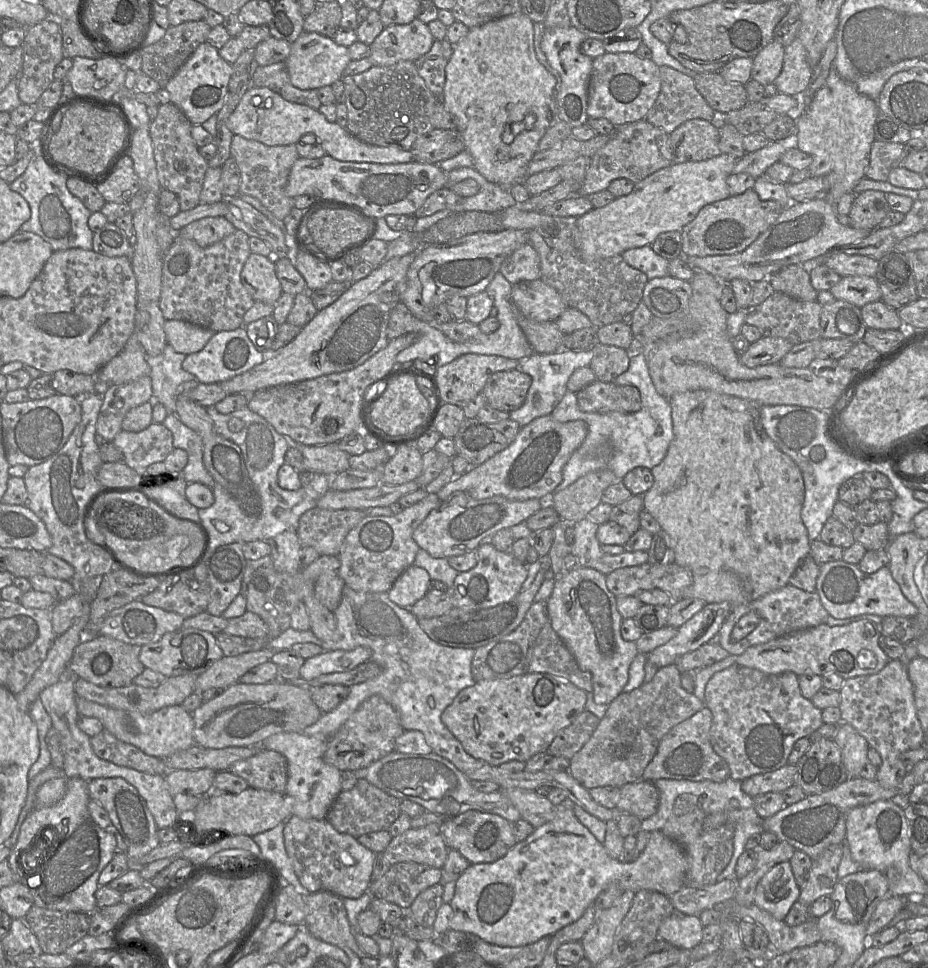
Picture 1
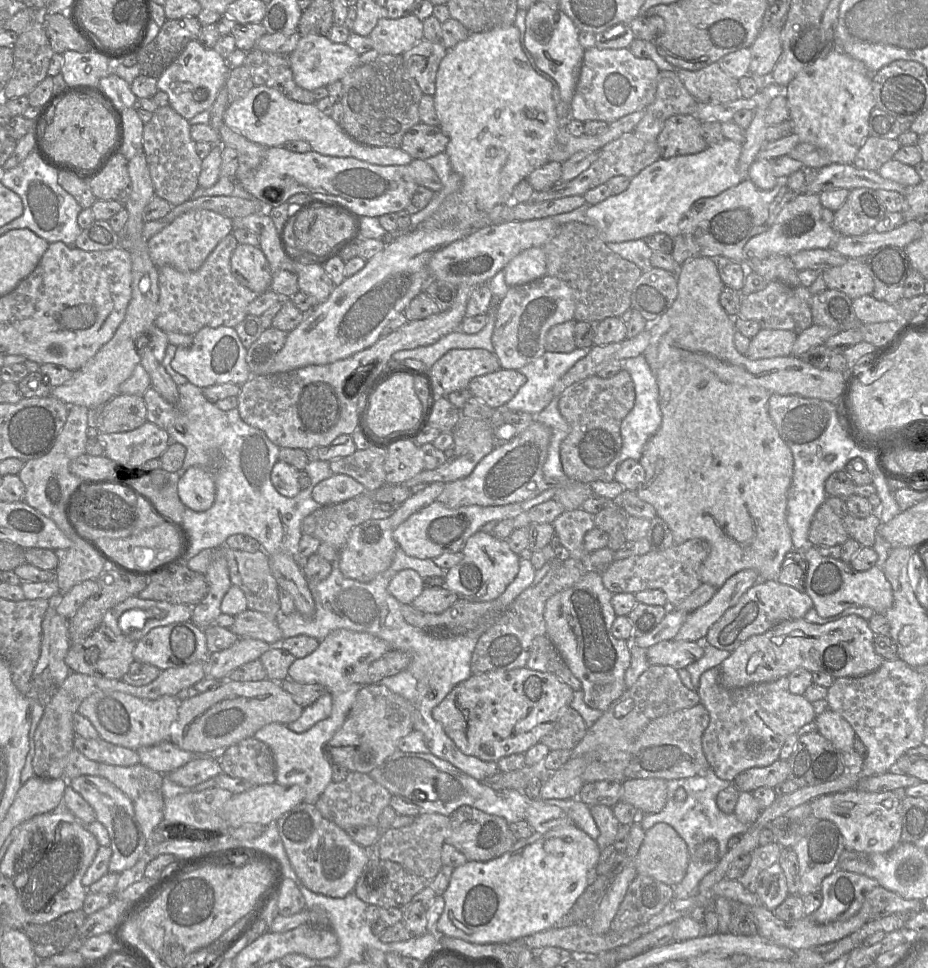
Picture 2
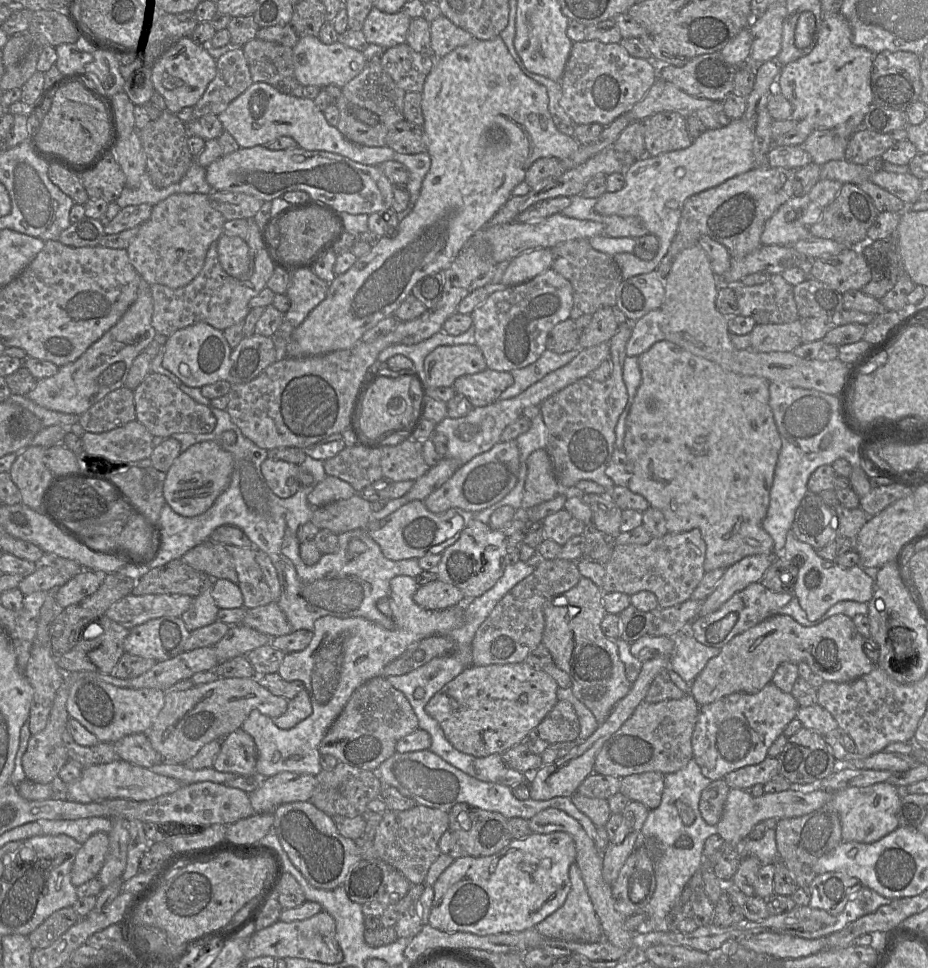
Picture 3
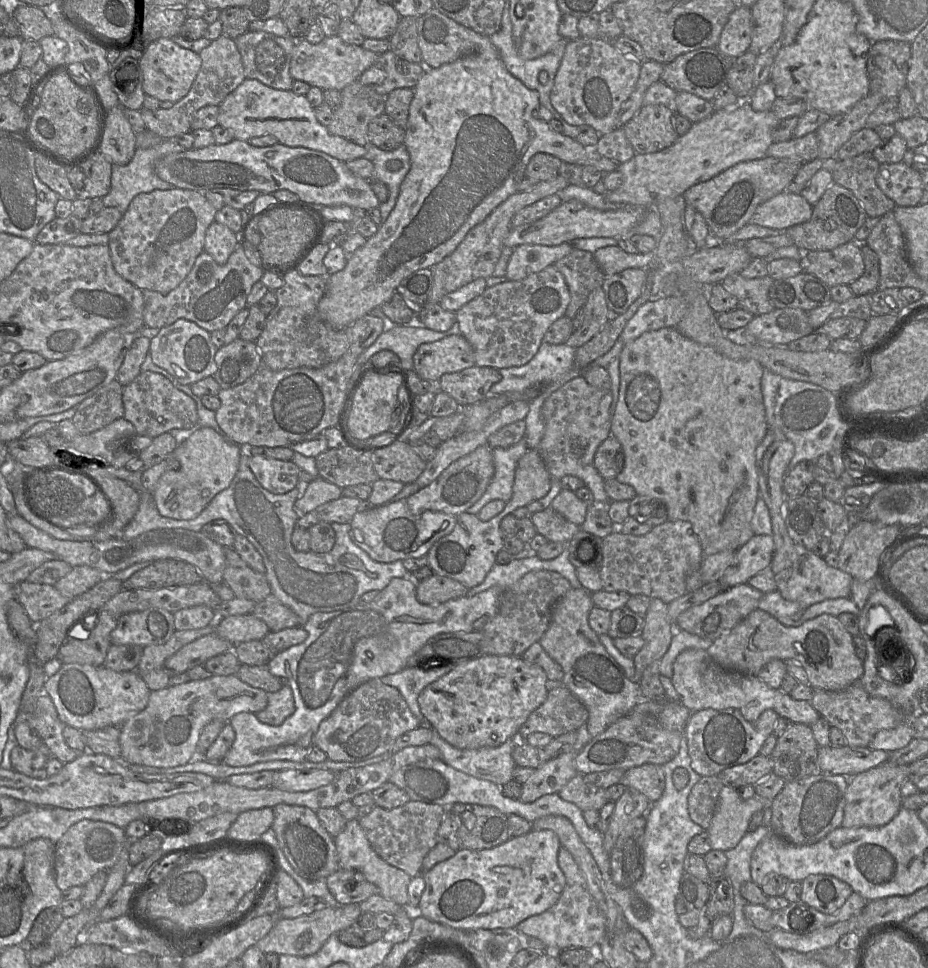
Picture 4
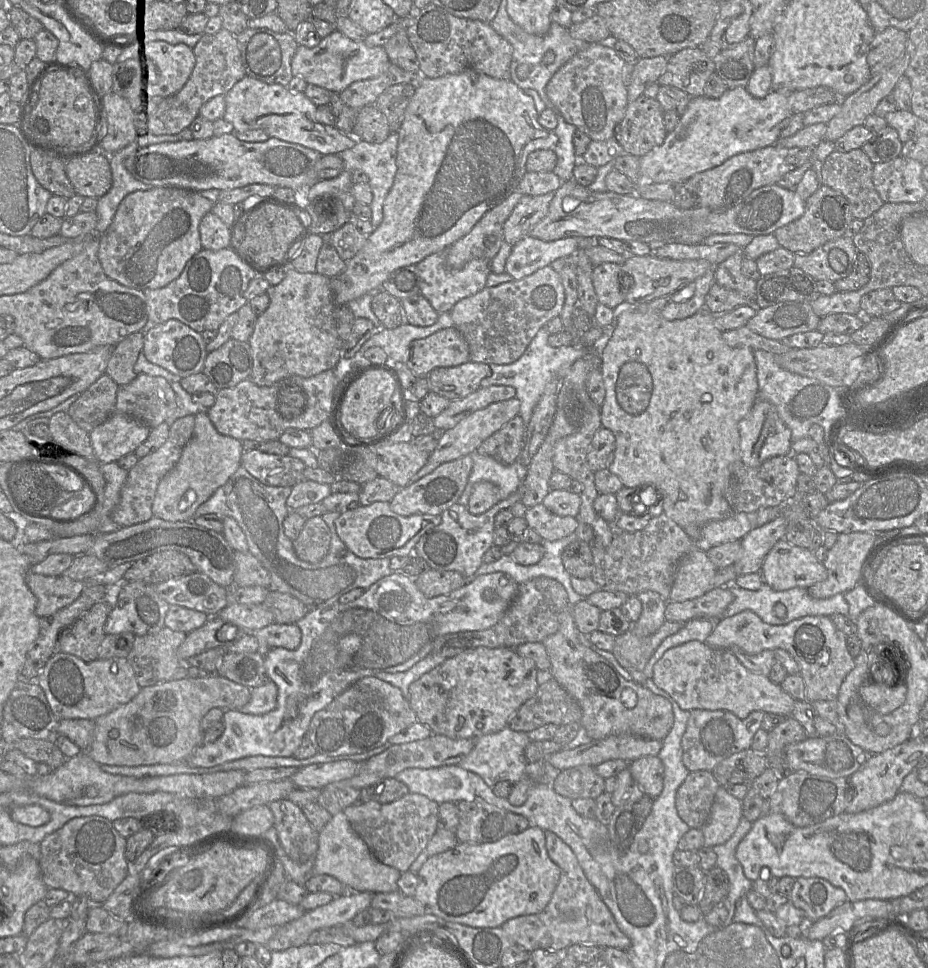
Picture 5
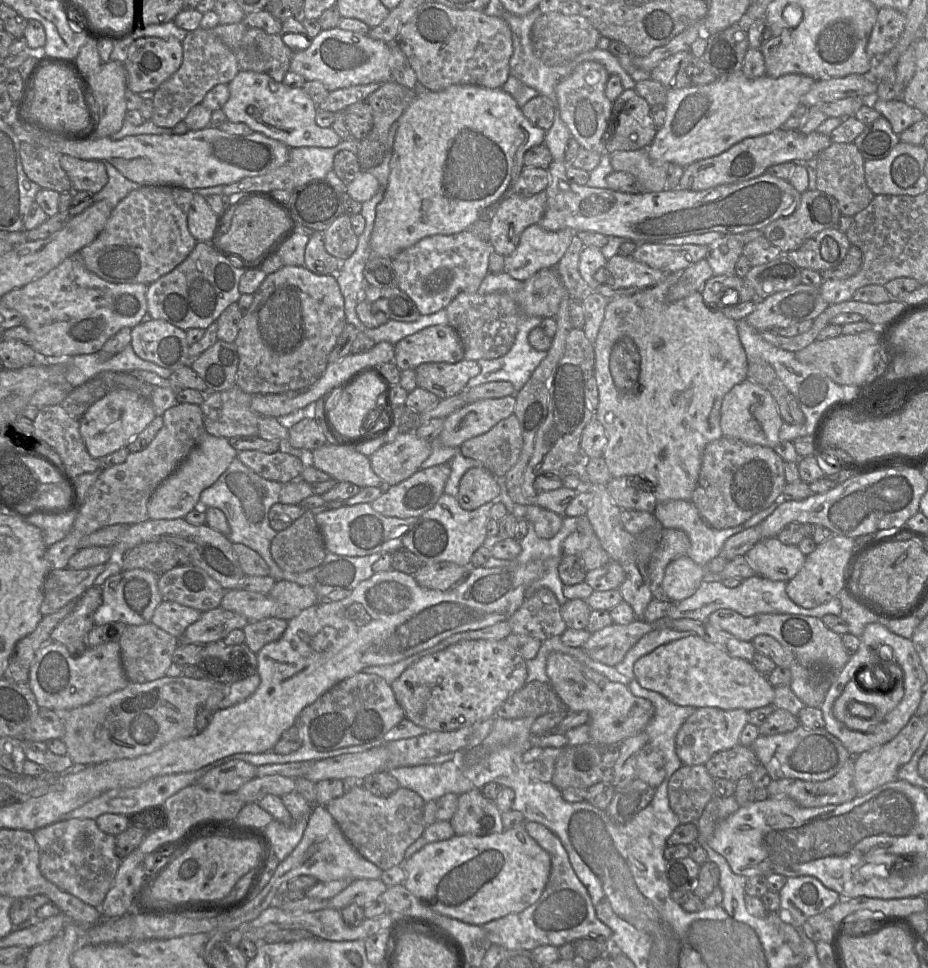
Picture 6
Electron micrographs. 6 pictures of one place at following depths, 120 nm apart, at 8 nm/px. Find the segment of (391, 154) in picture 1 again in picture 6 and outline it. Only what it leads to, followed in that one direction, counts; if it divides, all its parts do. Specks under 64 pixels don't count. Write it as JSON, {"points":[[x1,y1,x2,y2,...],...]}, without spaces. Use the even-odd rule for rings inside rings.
{"points":[[240,70,228,84,229,99,222,107,227,120,247,124,254,132,294,147,332,148,342,138,331,128,319,127,315,122,317,105,303,88,291,88,265,73]]}

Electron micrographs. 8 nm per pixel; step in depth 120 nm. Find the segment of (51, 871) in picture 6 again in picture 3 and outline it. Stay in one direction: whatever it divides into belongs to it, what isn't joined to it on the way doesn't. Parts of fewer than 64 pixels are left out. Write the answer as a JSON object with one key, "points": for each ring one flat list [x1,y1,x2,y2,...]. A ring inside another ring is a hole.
{"points":[[104,832,91,835,78,850,71,869,71,882,78,887,97,878,109,851,109,836]]}

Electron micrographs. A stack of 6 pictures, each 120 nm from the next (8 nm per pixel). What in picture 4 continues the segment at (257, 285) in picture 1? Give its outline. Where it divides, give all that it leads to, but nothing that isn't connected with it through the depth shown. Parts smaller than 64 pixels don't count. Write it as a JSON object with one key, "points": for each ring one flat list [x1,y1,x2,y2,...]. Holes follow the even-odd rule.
{"points":[[214,221,206,231,204,251,210,254,218,264,223,265,240,243,240,240,239,234]]}

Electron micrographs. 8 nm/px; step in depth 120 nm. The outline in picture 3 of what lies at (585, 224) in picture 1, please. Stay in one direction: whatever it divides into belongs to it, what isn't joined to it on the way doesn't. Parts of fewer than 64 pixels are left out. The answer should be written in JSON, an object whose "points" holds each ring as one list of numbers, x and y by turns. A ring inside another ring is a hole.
{"points":[[743,119,732,120,723,128,707,129,687,148,636,160,624,173,624,187,616,192,606,191,598,198,595,212,604,216,638,217,648,232,659,239,659,248,651,260,642,260,633,253,613,256,623,280,649,273,658,267,676,235,681,211,688,197,755,168,754,140,754,129]]}

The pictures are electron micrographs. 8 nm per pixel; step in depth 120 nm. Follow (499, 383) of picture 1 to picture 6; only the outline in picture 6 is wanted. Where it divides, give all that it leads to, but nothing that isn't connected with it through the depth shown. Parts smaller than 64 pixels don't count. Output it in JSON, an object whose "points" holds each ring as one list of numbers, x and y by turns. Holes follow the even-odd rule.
{"points":[[468,359,457,363,422,363,415,369,417,386,435,394,440,400,464,391,467,382,479,372,478,362]]}

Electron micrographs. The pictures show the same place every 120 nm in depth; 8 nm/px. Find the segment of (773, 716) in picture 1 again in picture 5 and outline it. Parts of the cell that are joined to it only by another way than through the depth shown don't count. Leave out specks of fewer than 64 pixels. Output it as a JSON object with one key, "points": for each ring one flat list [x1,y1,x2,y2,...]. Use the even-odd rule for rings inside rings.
{"points":[[727,710,690,711,685,733,681,740,682,760,690,771,712,771,720,762,731,755,751,748,755,733,761,728,765,716,763,711,754,711,745,719,738,718]]}

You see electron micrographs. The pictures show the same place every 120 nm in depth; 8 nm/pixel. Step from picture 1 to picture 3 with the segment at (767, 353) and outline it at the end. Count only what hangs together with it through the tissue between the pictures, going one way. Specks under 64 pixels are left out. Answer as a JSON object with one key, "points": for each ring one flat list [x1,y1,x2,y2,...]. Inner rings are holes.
{"points":[[803,321,756,324,751,331,750,349,755,352,792,352,802,342]]}

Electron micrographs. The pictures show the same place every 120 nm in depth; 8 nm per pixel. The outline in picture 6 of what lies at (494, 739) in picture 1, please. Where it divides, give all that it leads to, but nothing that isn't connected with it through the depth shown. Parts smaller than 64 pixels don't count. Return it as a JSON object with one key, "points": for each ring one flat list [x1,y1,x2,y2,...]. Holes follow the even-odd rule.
{"points":[[465,640,421,658,390,684,405,717,427,731,454,731,495,716,496,710,527,682,526,660,503,640]]}

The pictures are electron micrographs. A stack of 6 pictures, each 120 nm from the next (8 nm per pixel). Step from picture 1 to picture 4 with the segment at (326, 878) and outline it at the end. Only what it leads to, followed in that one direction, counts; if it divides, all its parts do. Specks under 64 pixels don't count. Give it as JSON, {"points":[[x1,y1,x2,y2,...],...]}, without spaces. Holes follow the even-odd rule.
{"points":[[278,804,273,807,272,828,277,841,293,869,304,879,326,879,339,869,339,858,331,836,322,826,314,810,305,806]]}

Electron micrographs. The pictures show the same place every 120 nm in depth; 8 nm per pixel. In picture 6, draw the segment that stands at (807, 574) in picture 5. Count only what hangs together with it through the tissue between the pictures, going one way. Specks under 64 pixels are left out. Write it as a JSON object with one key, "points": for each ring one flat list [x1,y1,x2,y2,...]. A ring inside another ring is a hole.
{"points":[[777,537,760,540,745,556,757,575,786,582,801,570,806,560,798,546,783,544]]}

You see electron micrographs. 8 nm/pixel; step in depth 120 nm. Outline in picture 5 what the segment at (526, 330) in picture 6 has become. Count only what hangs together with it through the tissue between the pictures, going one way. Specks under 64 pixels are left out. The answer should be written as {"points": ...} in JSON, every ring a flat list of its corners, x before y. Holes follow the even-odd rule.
{"points":[[546,325,541,327,535,337,530,342,523,355,515,362,510,364,489,364,491,375,481,380,480,387,492,385,512,386,516,389,516,397,520,400,520,416,527,428,530,422,533,410,539,402,546,385,553,379,560,379,565,376,573,363,582,358,587,352,596,352,600,354,611,335,611,327,604,329,602,337,595,343,593,348,585,348,581,342,575,345,553,347,548,343,549,332]]}

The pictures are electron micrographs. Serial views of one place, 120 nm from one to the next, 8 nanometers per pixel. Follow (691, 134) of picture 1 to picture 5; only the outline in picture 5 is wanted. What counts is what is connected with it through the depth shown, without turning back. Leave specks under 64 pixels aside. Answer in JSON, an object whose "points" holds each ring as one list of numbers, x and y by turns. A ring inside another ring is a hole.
{"points":[[644,94,626,107,625,116,614,138,627,154,641,157,663,144,668,131,664,124,665,110,654,98]]}

